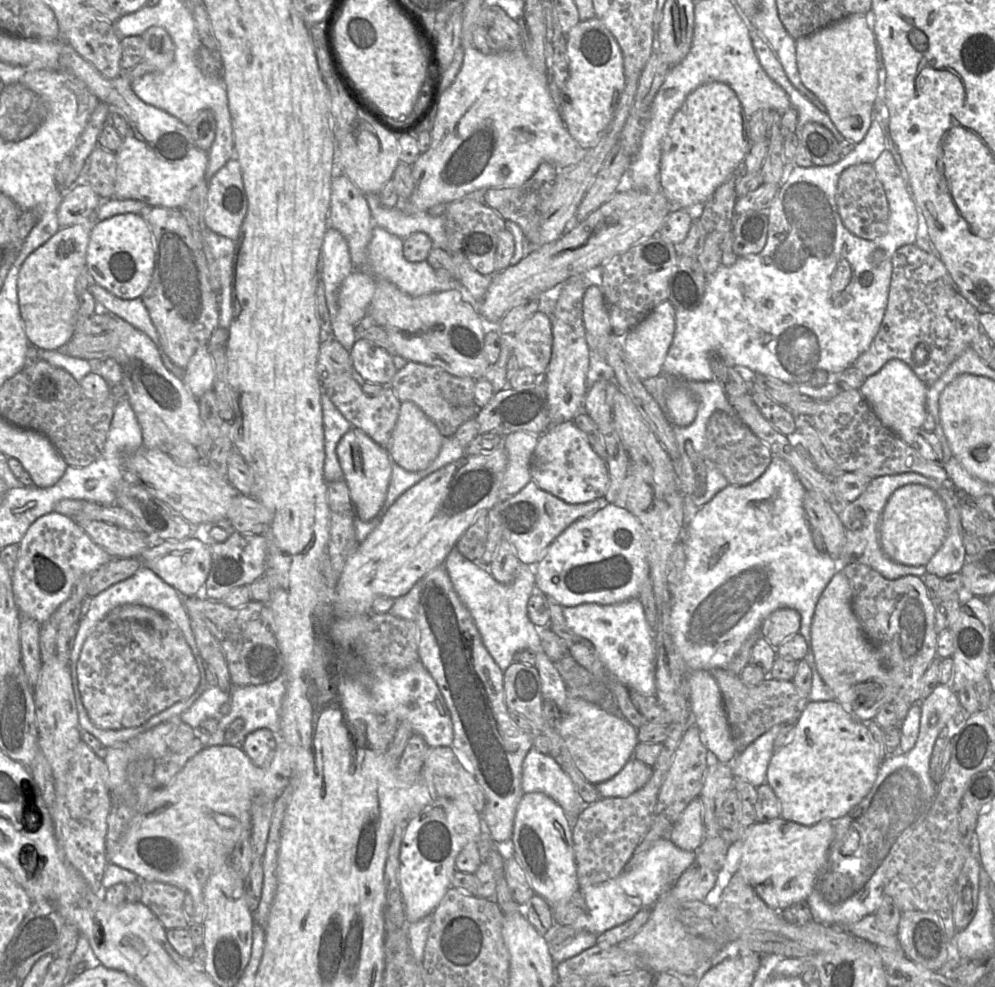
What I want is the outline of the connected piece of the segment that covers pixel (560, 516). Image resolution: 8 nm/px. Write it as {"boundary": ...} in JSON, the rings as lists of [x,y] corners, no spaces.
{"boundary":[[[530,481],[516,494],[499,502],[503,539],[507,540],[521,564],[535,566],[549,545],[569,525],[607,505],[604,496],[584,503],[567,503]]]}

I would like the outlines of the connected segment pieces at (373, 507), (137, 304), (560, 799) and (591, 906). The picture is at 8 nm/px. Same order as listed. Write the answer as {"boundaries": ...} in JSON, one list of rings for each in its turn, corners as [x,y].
{"boundaries":[[[[352,427],[339,441],[336,453],[357,518],[363,521],[373,519],[380,511],[387,495],[393,464],[389,452],[362,430]]],[[[91,283],[88,290],[94,297],[97,308],[99,307],[100,310],[118,316],[150,337],[157,347],[164,365],[174,375],[183,378],[183,369],[175,365],[165,352],[157,330],[141,298],[121,299],[95,283]]],[[[532,747],[522,766],[524,793],[541,791],[554,798],[566,815],[578,815],[587,805],[571,777],[550,754]]],[[[668,838],[656,841],[643,861],[634,869],[622,871],[617,877],[603,883],[584,886],[580,892],[586,911],[571,925],[554,924],[545,940],[555,964],[572,958],[596,945],[598,935],[631,920],[639,911],[654,905],[696,860],[695,851],[676,847]]]]}

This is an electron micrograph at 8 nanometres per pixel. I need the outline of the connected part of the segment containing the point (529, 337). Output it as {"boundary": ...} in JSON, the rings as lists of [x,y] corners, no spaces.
{"boundary":[[[537,311],[523,323],[513,336],[513,355],[515,356],[518,366],[521,368],[530,368],[538,376],[543,376],[550,361],[553,341],[552,324],[549,316]]]}

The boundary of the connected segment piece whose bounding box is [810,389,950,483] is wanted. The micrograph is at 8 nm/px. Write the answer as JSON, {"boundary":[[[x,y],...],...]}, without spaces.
{"boundary":[[[860,389],[841,390],[834,398],[818,402],[816,413],[810,416],[810,424],[818,431],[839,473],[860,472],[875,478],[913,472],[950,483],[943,465],[922,458],[912,446],[882,424]]]}

